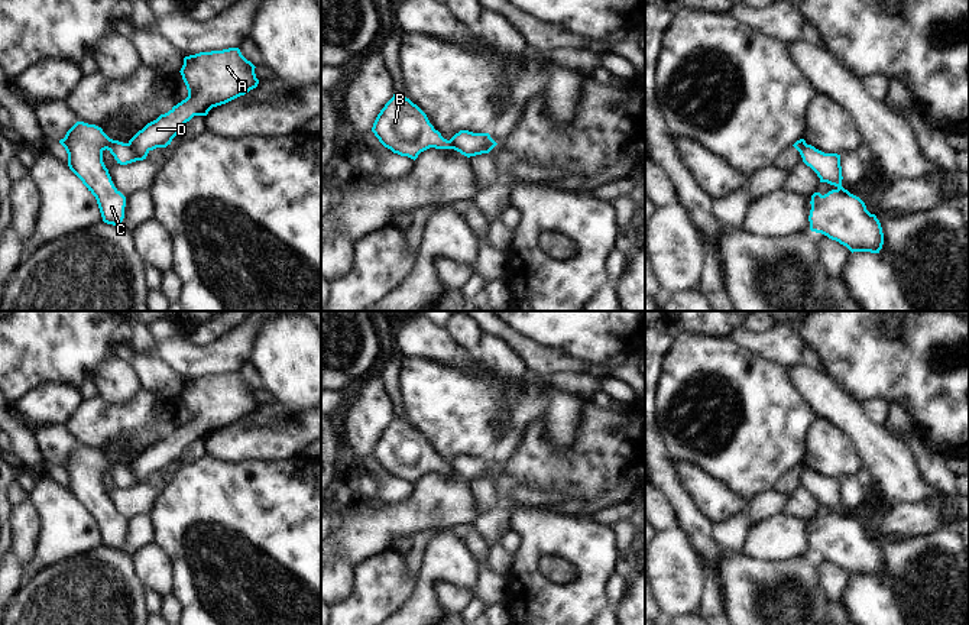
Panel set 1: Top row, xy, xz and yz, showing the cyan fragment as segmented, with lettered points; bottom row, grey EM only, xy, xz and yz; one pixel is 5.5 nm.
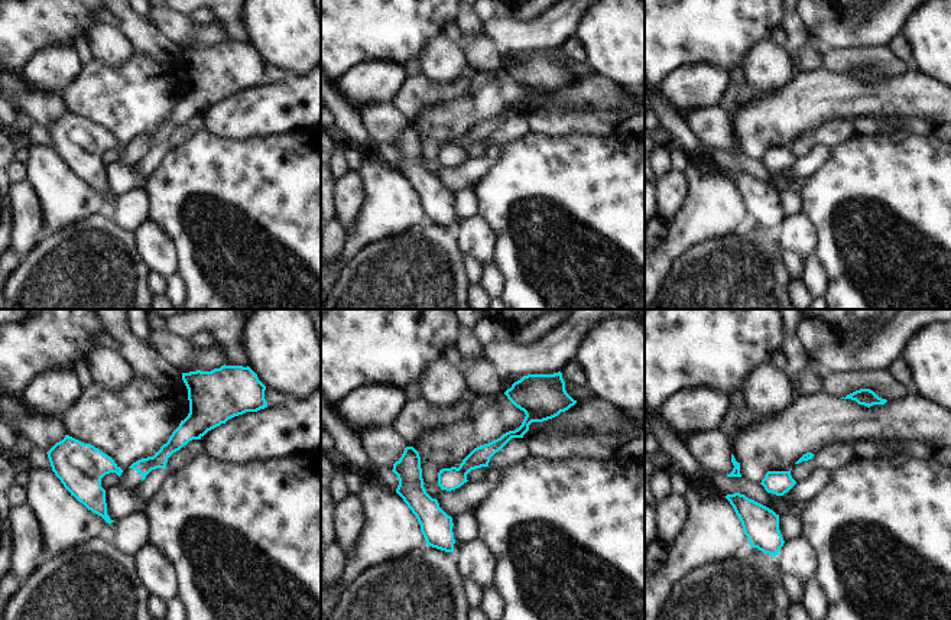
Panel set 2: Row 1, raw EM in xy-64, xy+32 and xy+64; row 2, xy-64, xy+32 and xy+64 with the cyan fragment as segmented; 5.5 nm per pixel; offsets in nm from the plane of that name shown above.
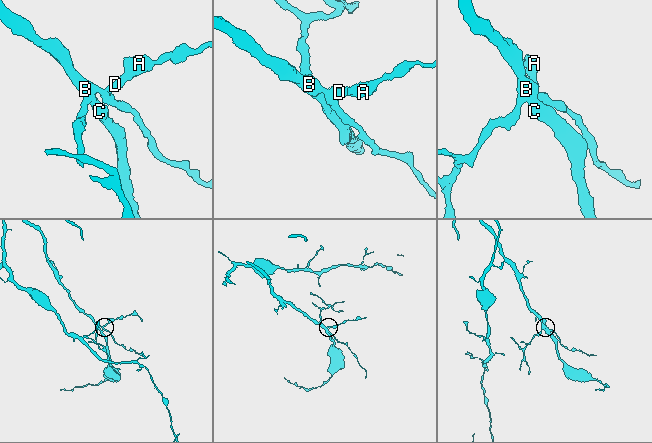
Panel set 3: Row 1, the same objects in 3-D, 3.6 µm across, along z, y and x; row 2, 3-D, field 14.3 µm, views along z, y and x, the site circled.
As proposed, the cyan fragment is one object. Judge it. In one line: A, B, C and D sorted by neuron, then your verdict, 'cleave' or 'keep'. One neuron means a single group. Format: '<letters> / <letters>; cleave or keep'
A D / B C; cleave

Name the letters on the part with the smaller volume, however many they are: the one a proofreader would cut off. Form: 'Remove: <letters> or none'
Remove: A, D

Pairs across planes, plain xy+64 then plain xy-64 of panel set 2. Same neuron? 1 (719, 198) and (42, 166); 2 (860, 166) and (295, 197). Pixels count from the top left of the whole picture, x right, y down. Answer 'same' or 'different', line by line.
1: same
2: same

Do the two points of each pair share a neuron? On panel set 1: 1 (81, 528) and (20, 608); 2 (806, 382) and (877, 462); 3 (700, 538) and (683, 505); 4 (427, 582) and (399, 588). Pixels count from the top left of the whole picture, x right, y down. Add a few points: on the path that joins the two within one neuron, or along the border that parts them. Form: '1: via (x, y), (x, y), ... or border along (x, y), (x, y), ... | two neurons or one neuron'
1: border along (87, 550), (60, 559), (36, 570), (26, 580) | two neurons
2: via (827, 400), (869, 440) | one neuron
3: via (699, 530), (687, 514) | one neuron
4: border along (415, 580), (411, 593), (395, 609) | two neurons

